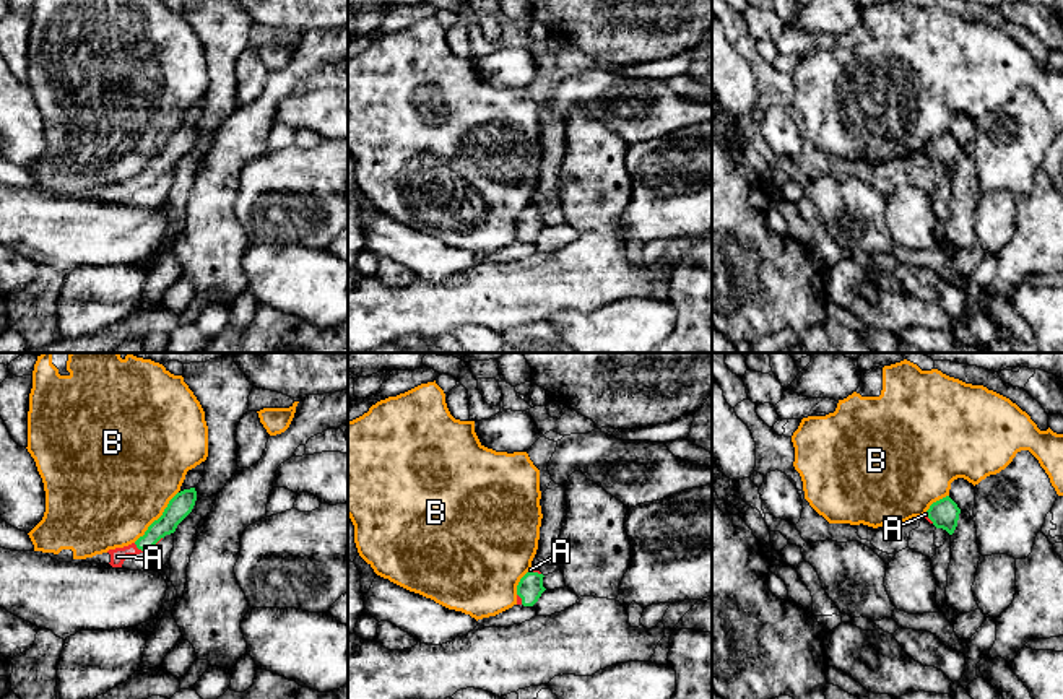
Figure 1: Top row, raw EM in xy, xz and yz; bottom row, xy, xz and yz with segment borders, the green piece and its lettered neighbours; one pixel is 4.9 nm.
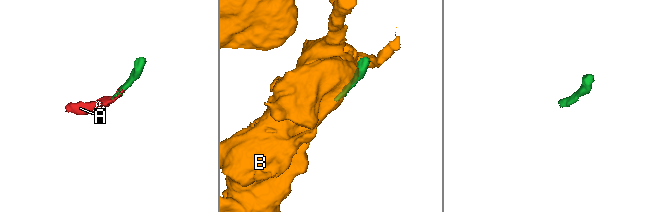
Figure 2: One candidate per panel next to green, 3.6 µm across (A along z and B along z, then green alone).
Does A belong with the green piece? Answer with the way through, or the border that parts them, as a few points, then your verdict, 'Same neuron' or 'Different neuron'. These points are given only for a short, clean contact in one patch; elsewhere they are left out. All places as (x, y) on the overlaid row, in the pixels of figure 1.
Path across: xy (174, 512), (140, 548), (127, 550), (117, 556). Same neuron

